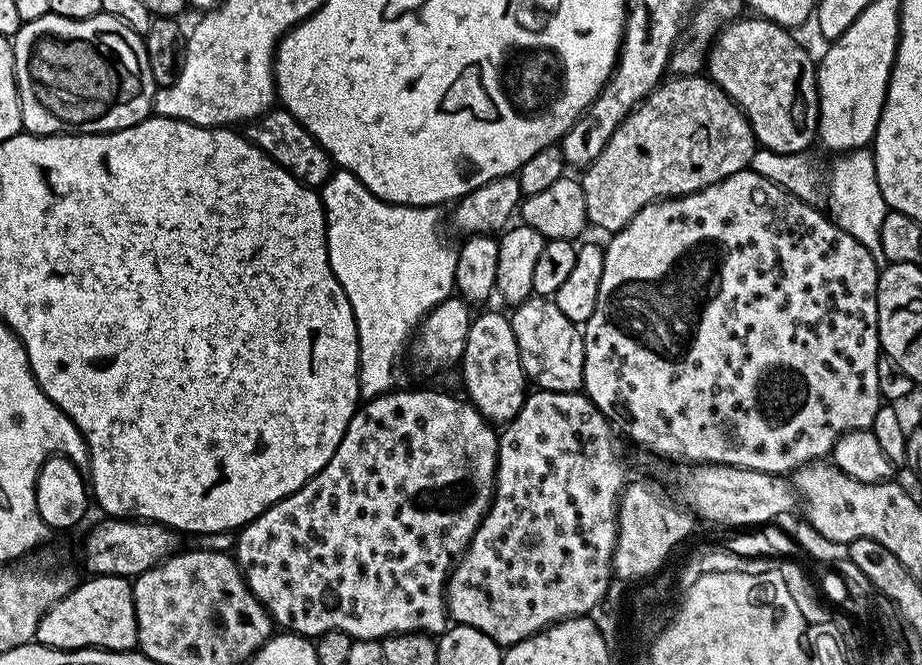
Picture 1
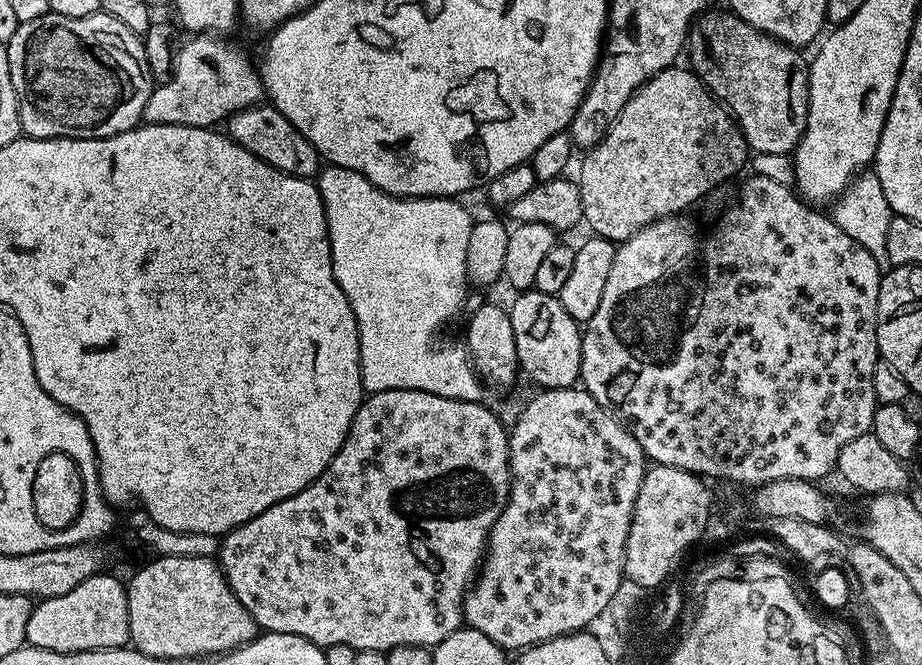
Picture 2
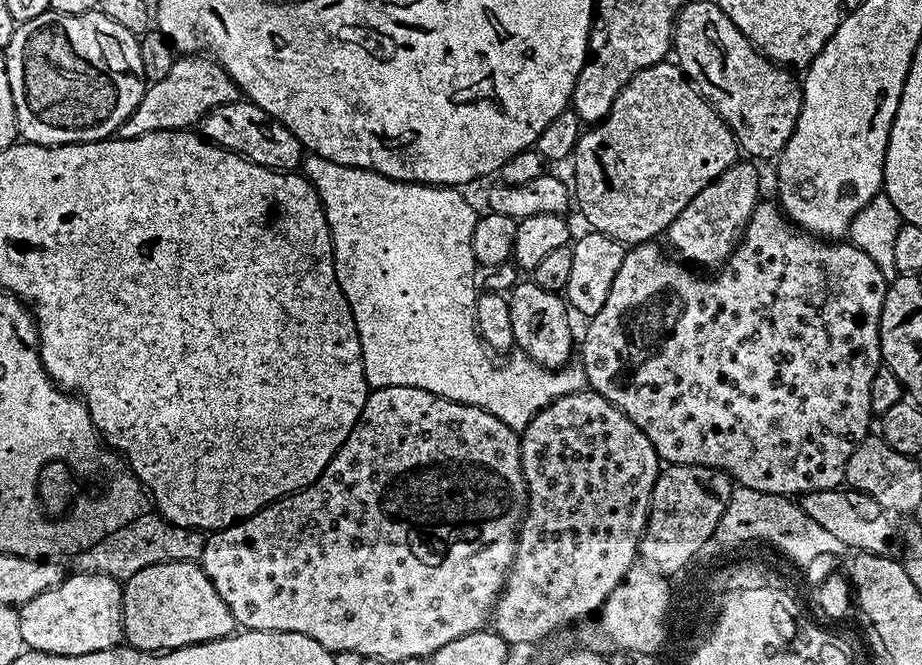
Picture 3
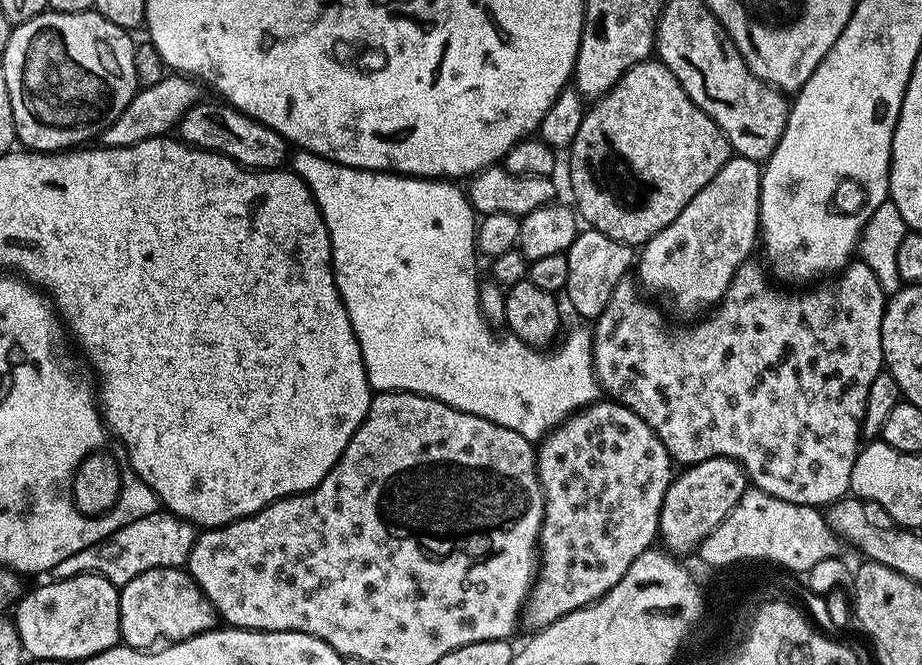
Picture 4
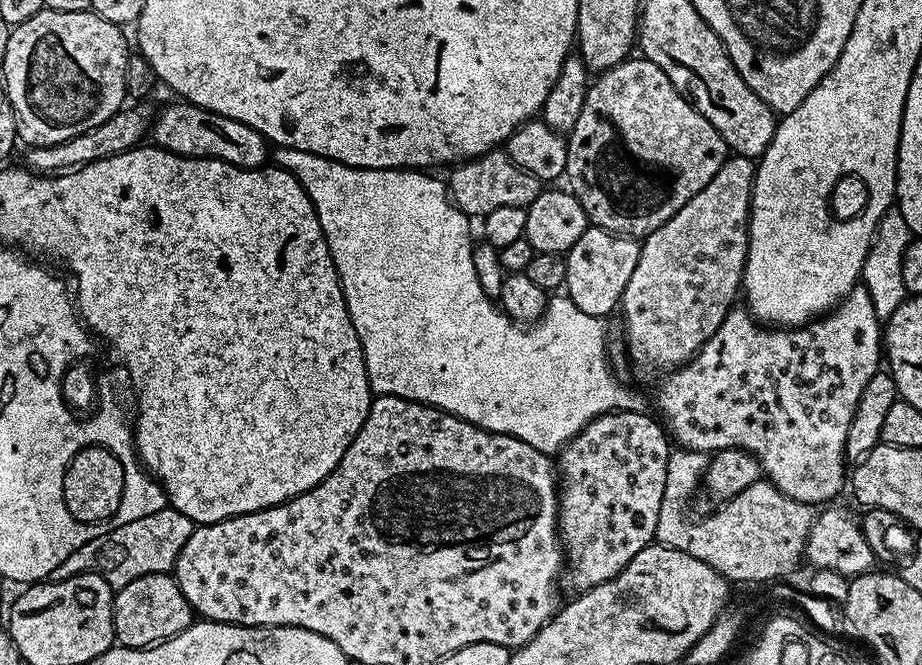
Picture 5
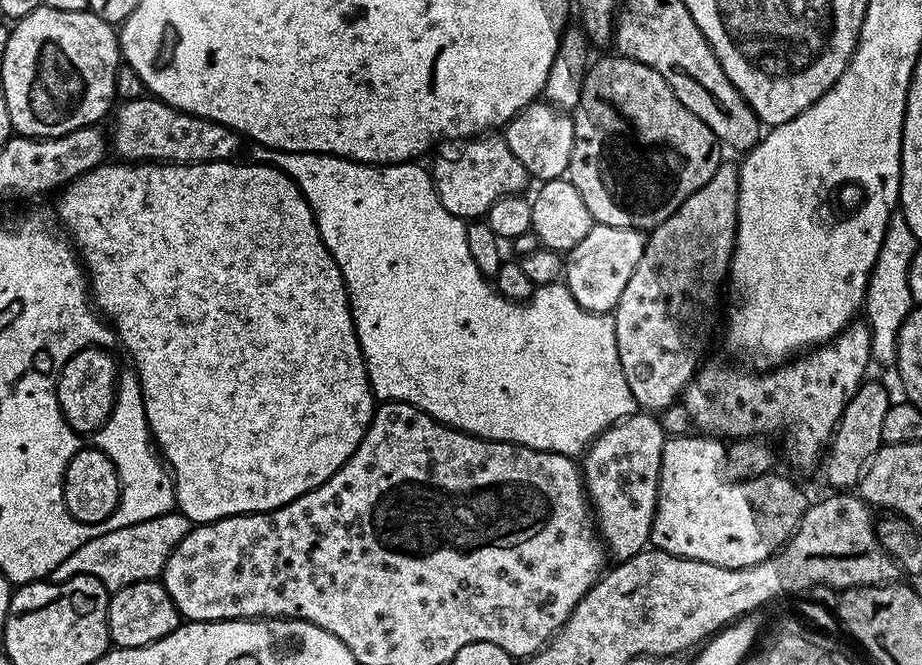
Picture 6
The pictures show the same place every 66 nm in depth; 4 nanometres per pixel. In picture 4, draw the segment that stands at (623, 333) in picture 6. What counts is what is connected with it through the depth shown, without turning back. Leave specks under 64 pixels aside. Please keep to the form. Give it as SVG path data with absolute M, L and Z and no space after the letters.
M733 155L721 163L714 178L710 180L686 204L678 214L678 218L668 223L663 230L651 237L641 249L636 262L641 287L647 291L662 292L672 297L680 312L707 311L719 303L726 290L733 282L737 270L749 256L759 239L760 196L761 196L761 163L745 156Z

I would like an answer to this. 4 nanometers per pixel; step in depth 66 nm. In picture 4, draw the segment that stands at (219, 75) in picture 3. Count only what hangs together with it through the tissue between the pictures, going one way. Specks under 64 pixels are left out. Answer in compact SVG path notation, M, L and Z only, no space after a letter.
M165 74L162 82L149 88L141 87L136 97L130 102L130 106L126 106L126 110L118 114L115 122L105 132L100 133L99 143L106 148L121 148L171 133L179 125L186 110L190 110L198 103L196 88L198 89L198 84L195 79L179 74Z

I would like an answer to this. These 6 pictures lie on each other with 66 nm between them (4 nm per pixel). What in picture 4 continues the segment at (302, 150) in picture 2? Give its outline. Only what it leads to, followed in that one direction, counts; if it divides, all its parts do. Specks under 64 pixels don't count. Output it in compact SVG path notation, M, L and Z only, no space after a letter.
M198 102L190 110L186 110L178 125L179 139L194 148L204 148L208 152L229 156L235 164L239 164L245 170L276 170L283 165L280 163L284 159L284 163L289 159L290 145L282 134L242 114L230 104L215 103Z

